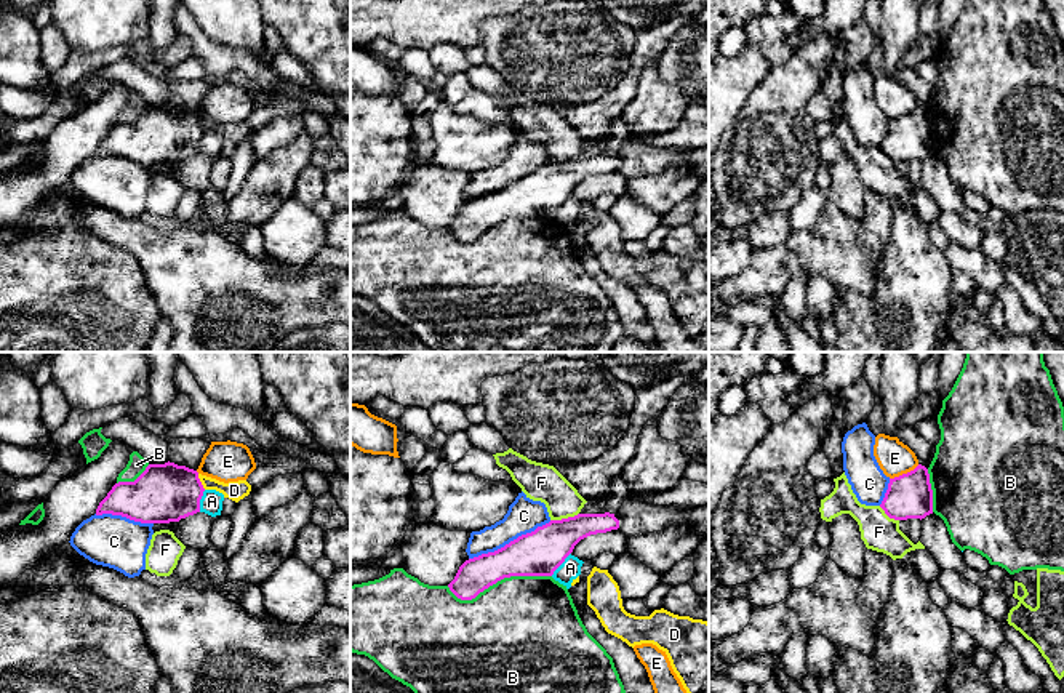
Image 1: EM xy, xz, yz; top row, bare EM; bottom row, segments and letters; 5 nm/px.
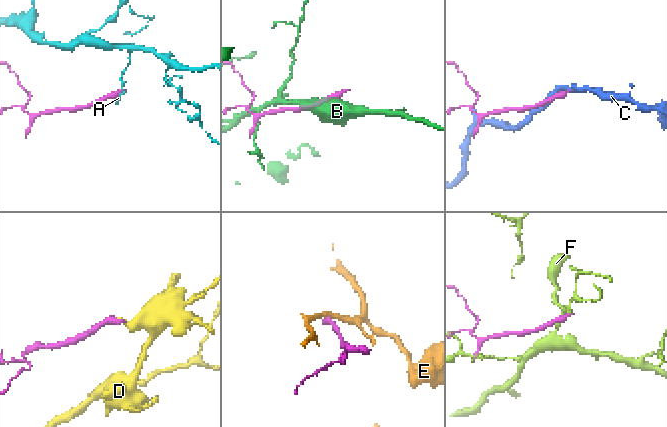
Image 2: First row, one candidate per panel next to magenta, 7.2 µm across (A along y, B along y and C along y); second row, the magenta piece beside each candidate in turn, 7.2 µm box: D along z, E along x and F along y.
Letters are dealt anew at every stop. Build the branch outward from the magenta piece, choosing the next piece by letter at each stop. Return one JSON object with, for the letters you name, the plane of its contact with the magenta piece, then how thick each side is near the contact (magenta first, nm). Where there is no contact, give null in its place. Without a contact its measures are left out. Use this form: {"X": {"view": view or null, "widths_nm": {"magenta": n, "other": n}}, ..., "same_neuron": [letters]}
{"same_neuron": []}

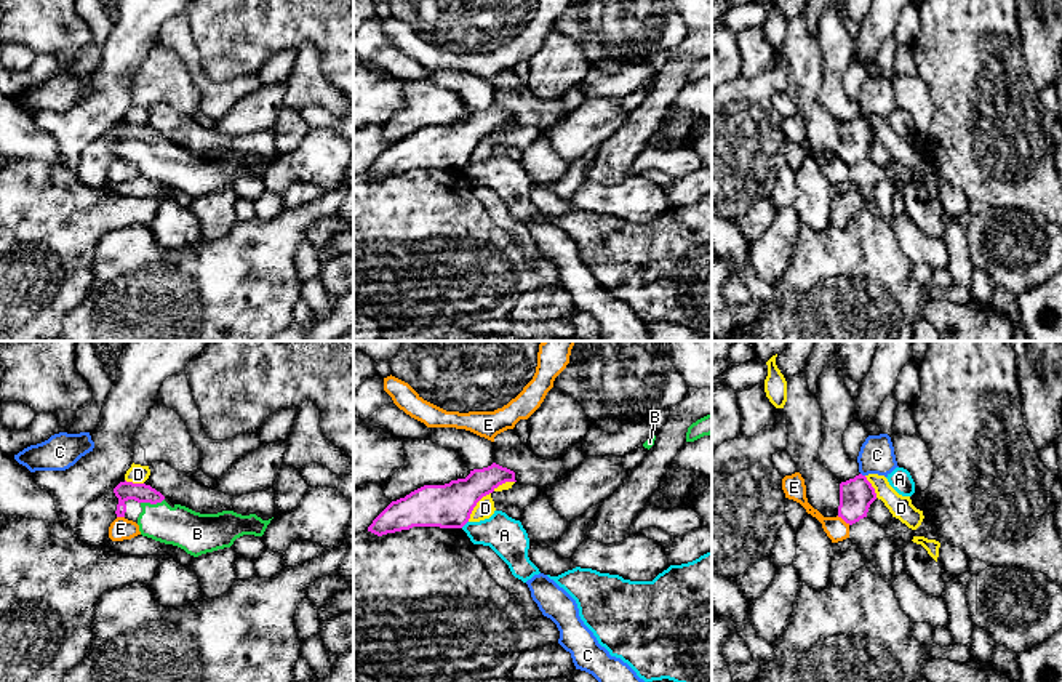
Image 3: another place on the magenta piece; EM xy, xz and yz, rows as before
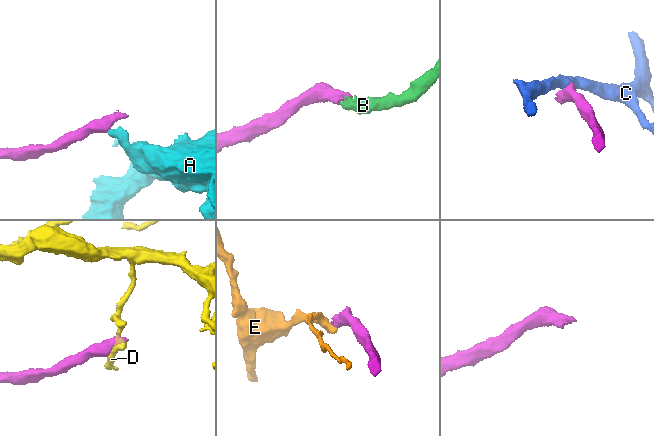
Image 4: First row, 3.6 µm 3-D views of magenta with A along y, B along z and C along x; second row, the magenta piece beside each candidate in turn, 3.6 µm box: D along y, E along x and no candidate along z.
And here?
{"B": {"view": "xy", "widths_nm": {"magenta": 100, "other": 200}}, "same_neuron": ["B"]}

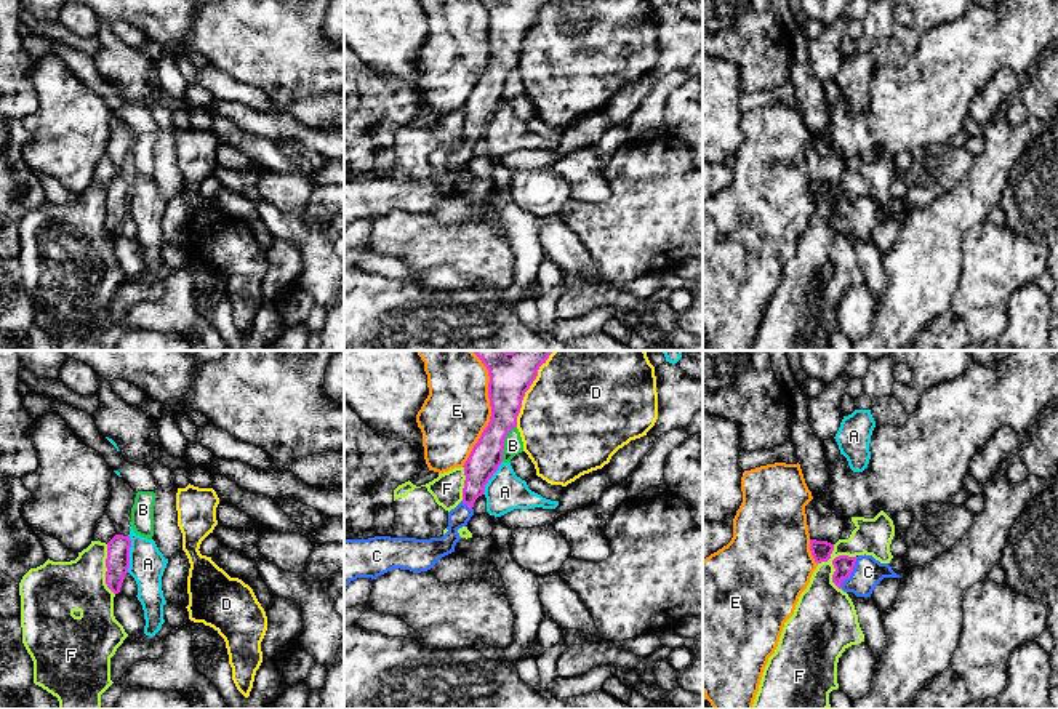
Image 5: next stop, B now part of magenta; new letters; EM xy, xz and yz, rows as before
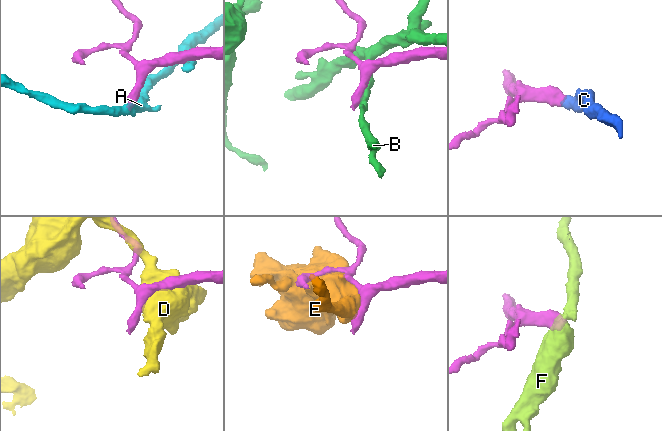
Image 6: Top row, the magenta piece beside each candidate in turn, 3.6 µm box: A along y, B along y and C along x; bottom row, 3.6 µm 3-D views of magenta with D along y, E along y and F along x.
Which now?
{"C": {"view": "yz", "widths_nm": {"magenta": 100, "other": 150}}, "same_neuron": ["C"]}

